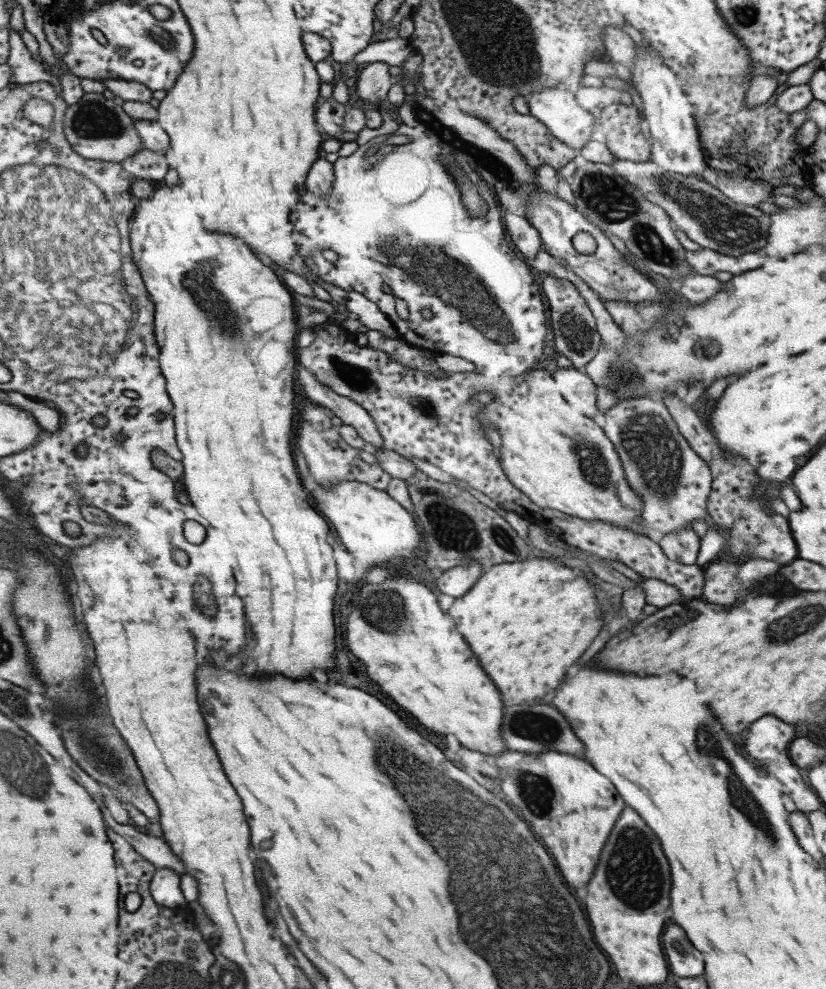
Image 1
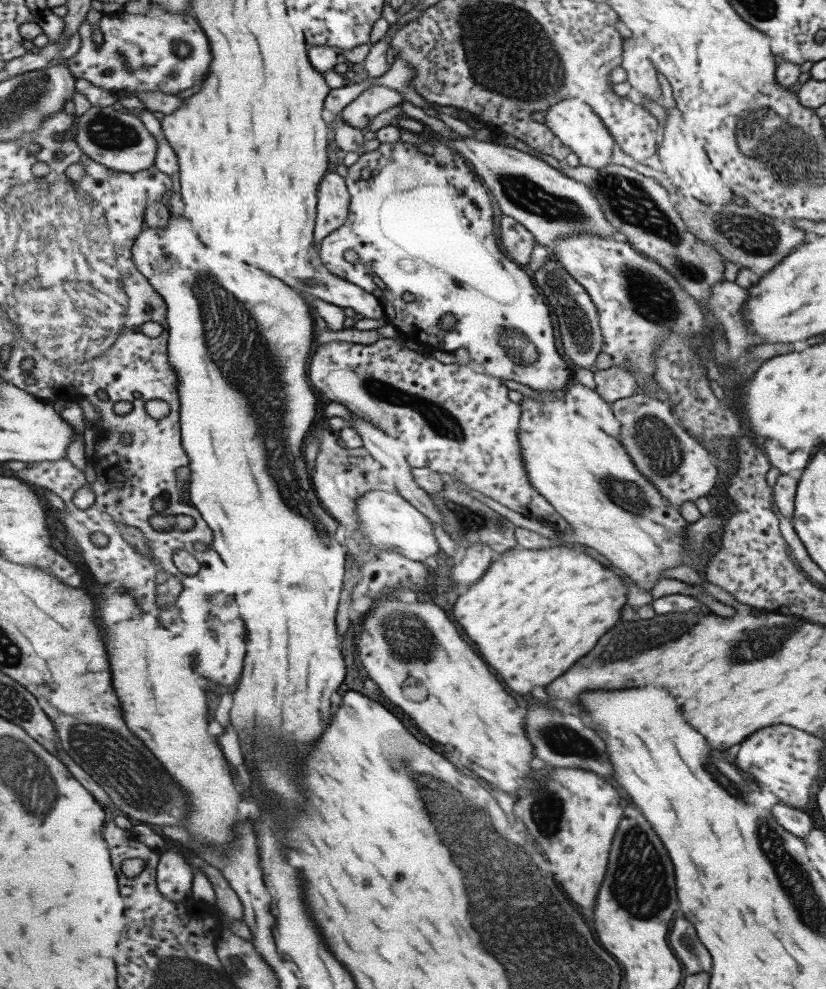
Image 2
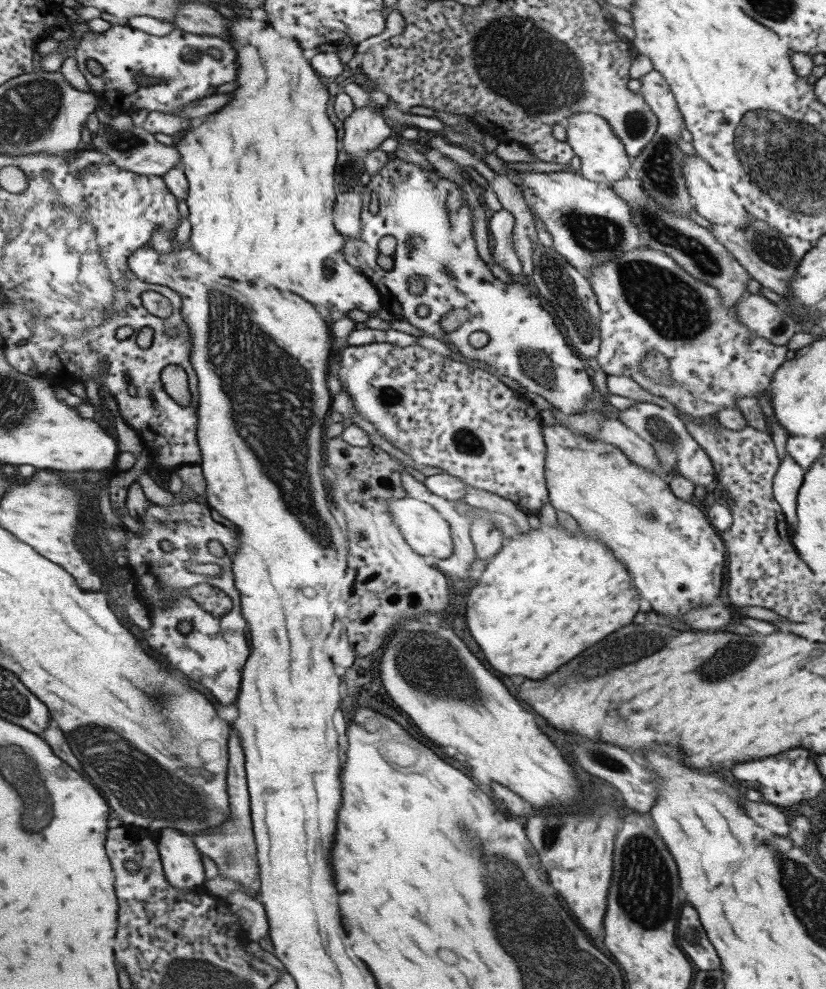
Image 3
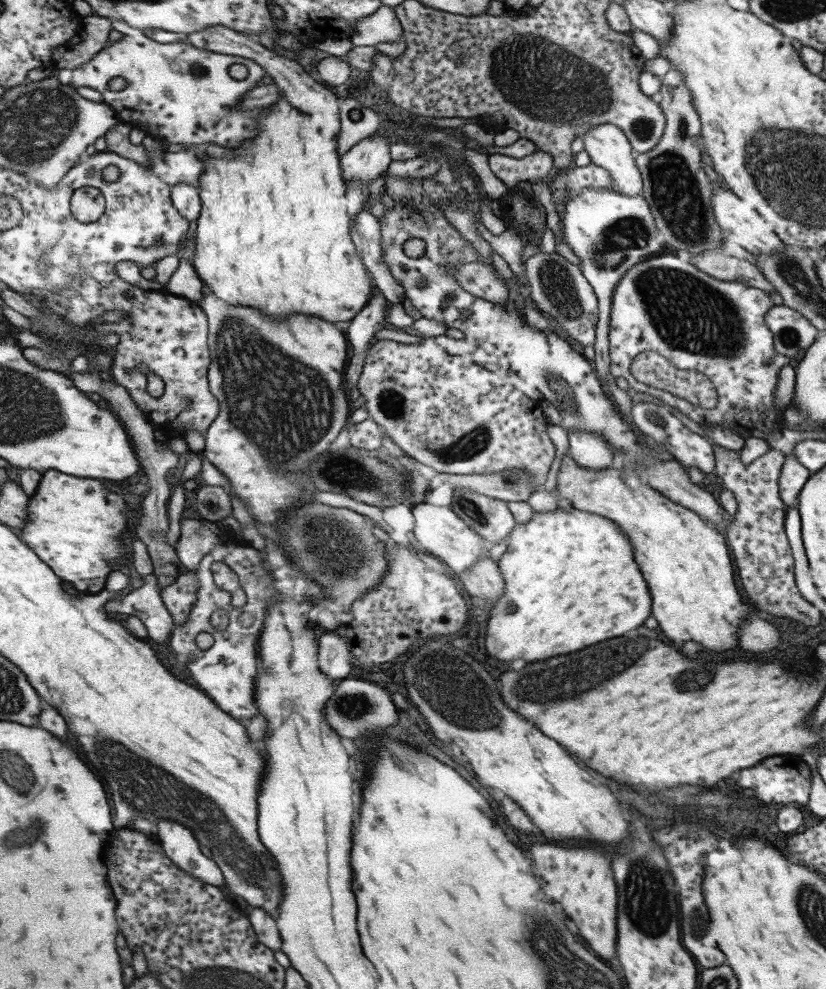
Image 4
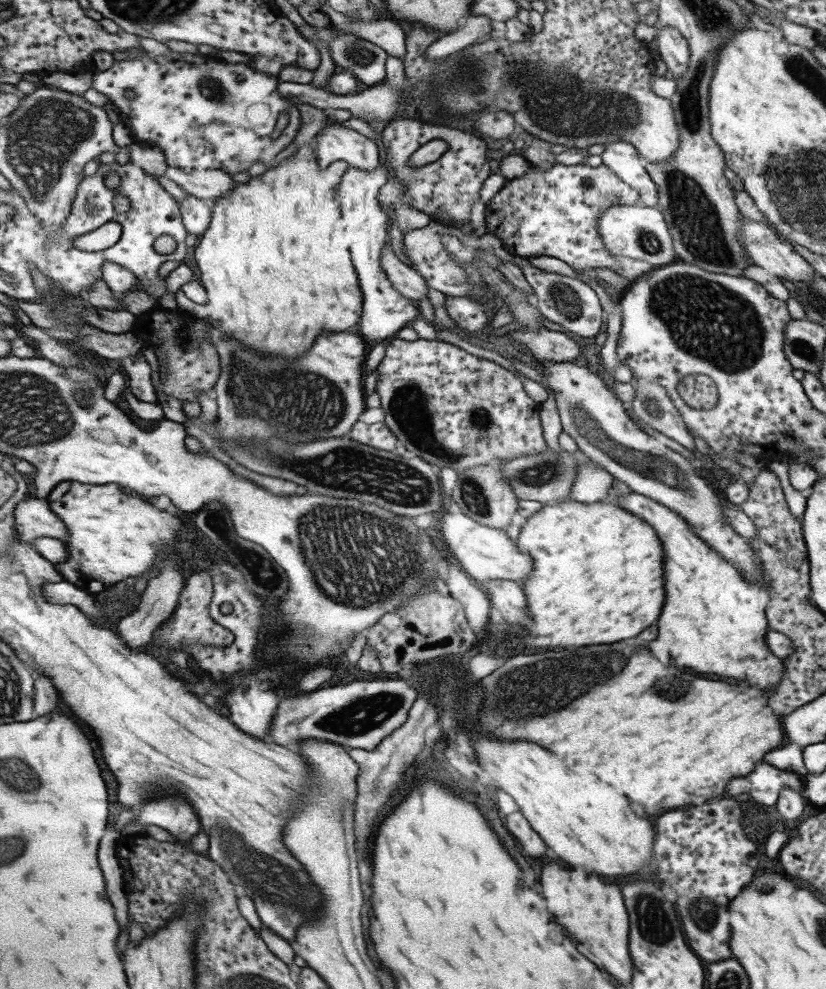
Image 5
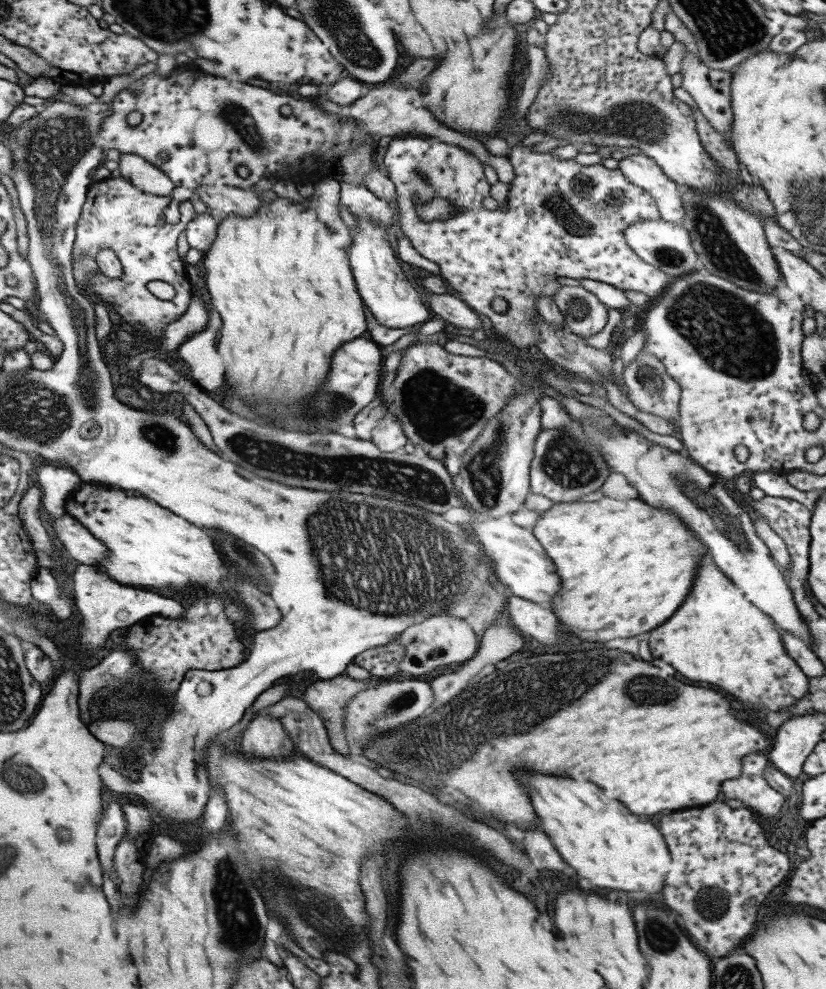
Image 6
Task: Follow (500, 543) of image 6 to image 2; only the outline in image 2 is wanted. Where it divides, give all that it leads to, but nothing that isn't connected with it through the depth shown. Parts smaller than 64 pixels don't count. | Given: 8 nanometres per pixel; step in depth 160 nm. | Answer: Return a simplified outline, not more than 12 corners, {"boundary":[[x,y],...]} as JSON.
{"boundary":[[400,493],[360,496],[364,537],[423,561],[439,552],[431,520]]}

